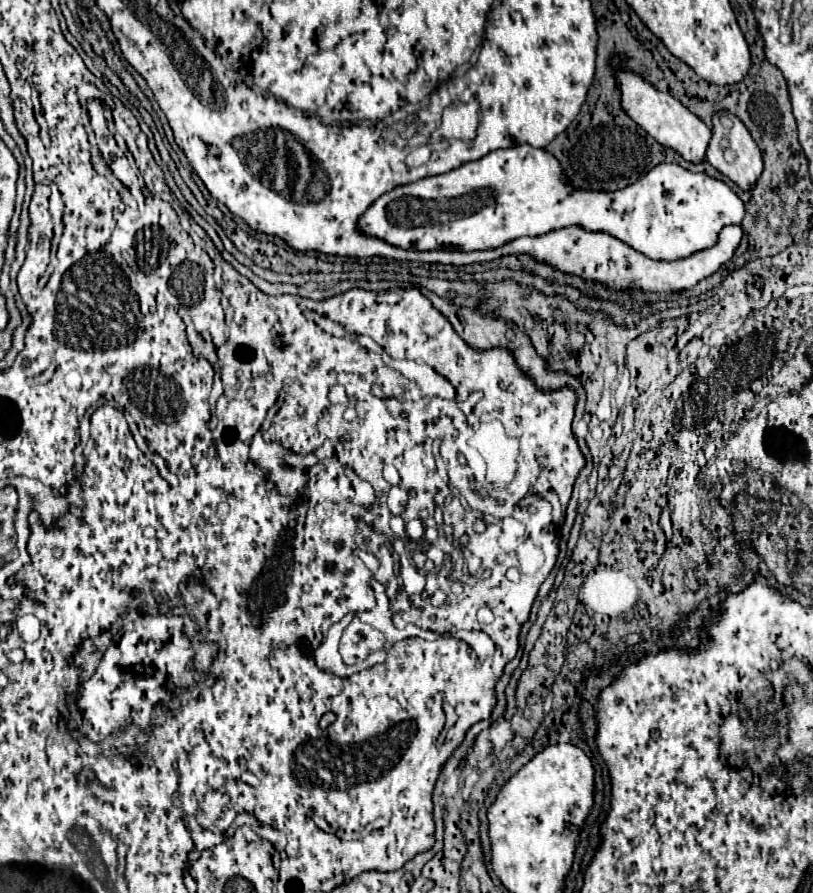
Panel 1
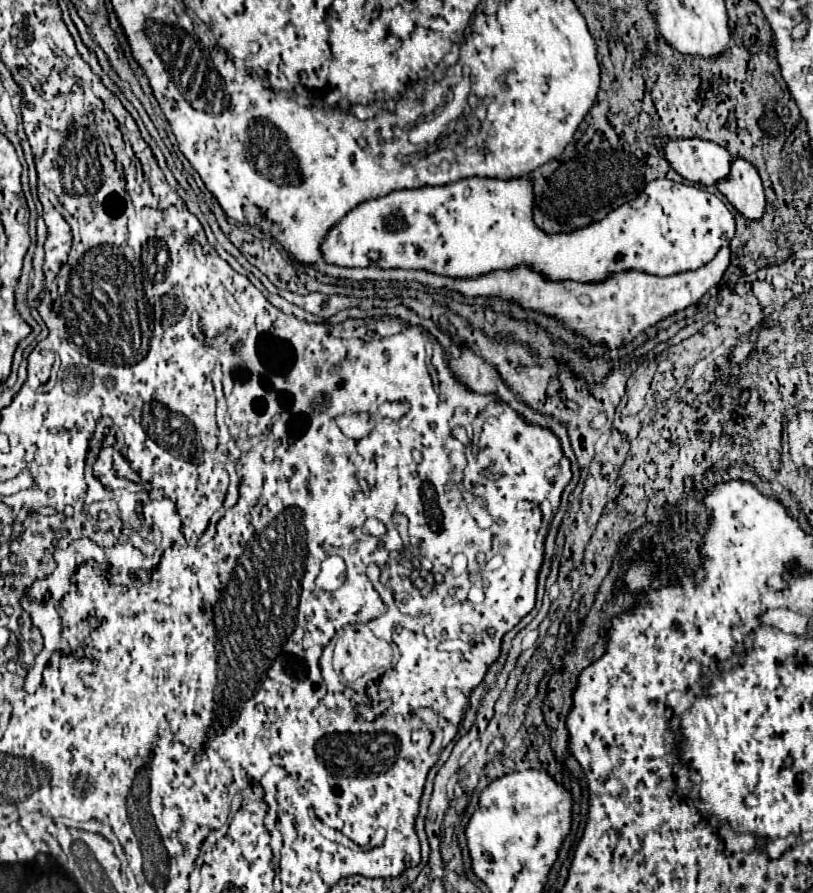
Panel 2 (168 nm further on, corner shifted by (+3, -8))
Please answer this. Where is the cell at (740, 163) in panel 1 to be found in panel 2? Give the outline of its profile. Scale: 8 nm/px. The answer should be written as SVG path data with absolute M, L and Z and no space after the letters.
M742 156L730 162L730 176L716 182L716 188L728 202L748 220L758 220L764 214L764 190L758 170Z

